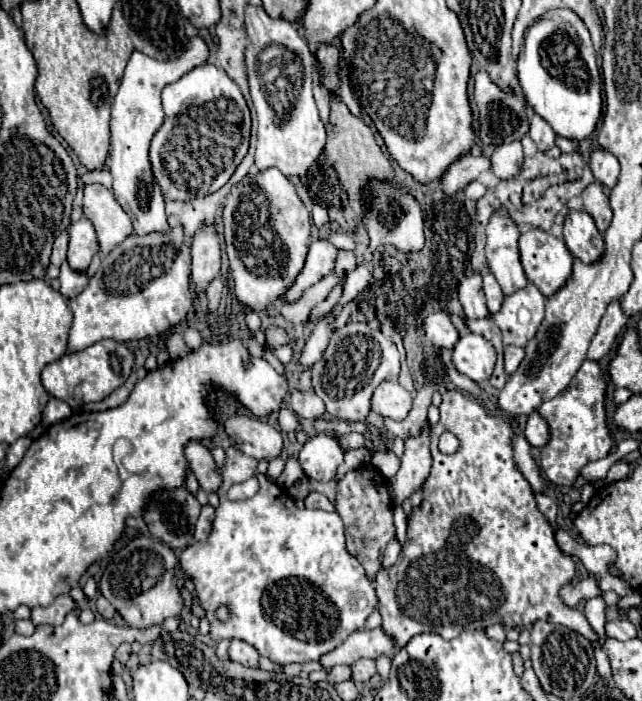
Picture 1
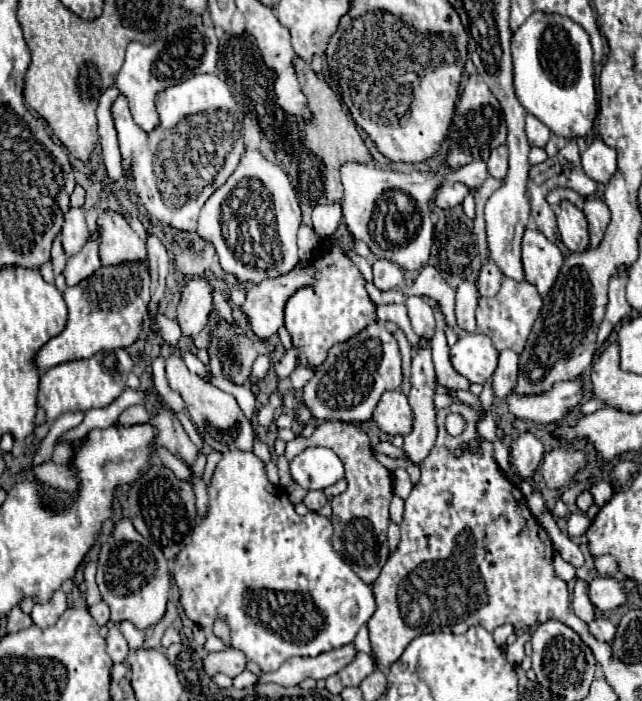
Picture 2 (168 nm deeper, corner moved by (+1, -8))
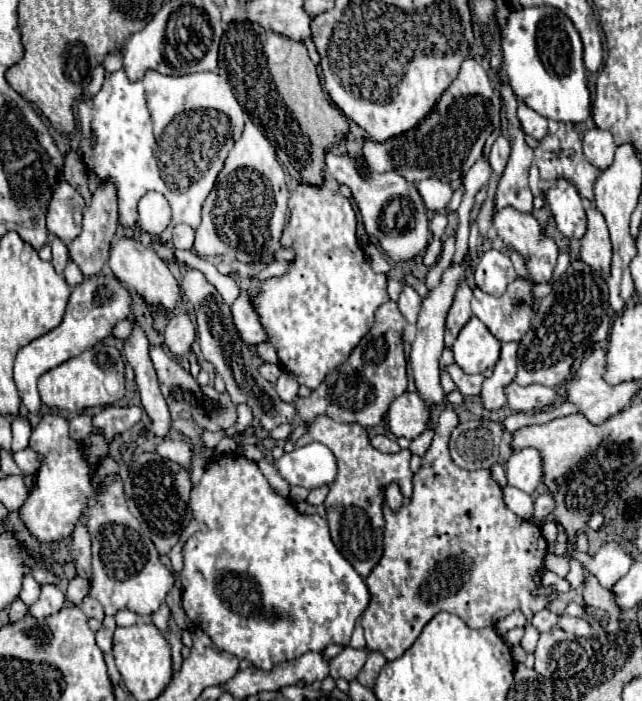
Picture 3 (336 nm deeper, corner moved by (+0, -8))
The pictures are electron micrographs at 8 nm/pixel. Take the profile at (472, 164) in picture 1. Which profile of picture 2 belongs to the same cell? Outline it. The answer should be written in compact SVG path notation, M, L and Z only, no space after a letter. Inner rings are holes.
M345 163L341 167L341 181L343 181L343 217L351 235L369 245L371 253L377 259L389 259L401 265L405 271L419 271L429 261L429 249L433 245L433 225L429 225L429 201L437 195L439 187L443 185L445 173L435 171L381 171L375 165L359 165L359 163Z

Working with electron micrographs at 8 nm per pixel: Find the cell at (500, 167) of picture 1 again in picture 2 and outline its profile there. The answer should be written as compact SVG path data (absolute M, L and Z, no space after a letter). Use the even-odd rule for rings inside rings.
M501 145L501 147L497 147L497 149L491 151L491 157L489 157L489 161L487 161L487 167L489 167L489 175L491 175L491 177L495 177L495 179L505 179L507 169L509 169L507 157L509 157L509 149L507 149L505 145Z

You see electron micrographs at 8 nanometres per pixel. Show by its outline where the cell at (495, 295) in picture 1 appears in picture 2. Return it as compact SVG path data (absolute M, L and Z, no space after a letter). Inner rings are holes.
M485 261L483 267L481 267L481 273L479 273L479 279L477 279L479 295L481 297L497 295L499 287L501 287L501 281L503 281L503 275L501 275L499 267L493 261Z

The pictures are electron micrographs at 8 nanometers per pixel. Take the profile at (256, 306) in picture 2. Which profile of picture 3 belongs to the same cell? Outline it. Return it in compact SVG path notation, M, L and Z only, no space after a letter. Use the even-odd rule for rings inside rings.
M240 295L232 305L232 321L240 335L240 339L252 347L262 341L266 341L266 331L262 331L262 325L258 323L258 315L254 315L254 307L250 307L250 299L246 295Z

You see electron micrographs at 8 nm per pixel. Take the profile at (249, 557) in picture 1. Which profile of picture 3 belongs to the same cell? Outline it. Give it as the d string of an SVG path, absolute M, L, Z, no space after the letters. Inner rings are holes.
M218 455L216 459L212 459L206 465L200 483L194 485L192 491L190 491L190 507L192 507L194 519L198 523L204 523L204 529L190 535L188 541L182 547L182 557L184 557L184 569L180 573L182 607L184 607L186 615L188 615L188 619L192 621L192 625L206 631L206 635L210 635L210 639L214 641L214 645L218 649L228 651L228 653L236 655L238 659L248 659L254 667L268 671L270 667L274 667L274 665L278 665L282 661L296 659L298 655L304 655L308 651L322 651L328 645L344 645L346 647L350 643L352 629L358 623L362 611L366 609L366 603L370 603L370 593L368 593L368 587L366 587L364 579L354 571L354 567L334 547L334 543L330 539L328 523L326 523L324 517L298 513L290 499L280 497L276 491L272 491L272 487L268 485L264 475L260 473L258 465L254 461L244 459L242 455ZM234 579L240 579L240 593L228 593L228 591L232 591L232 581Z

